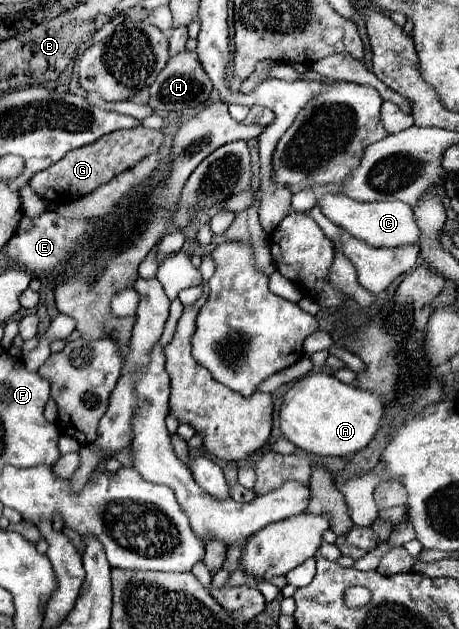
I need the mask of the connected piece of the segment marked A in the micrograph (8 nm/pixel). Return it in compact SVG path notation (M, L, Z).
M313 372L297 380L283 396L279 410L279 426L289 442L317 456L339 458L347 458L363 450L379 430L381 418L383 406L377 394L359 390L351 384L343 384L325 372Z

